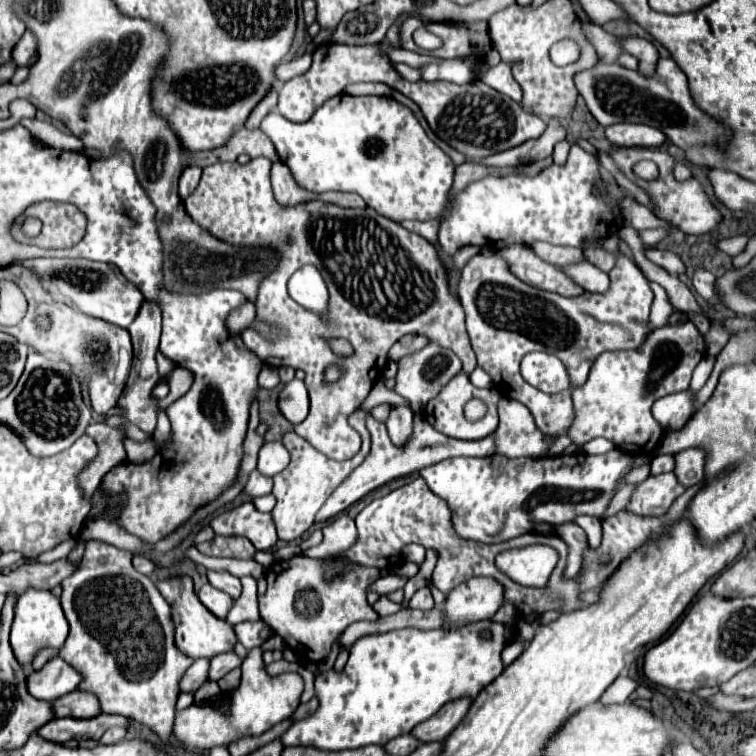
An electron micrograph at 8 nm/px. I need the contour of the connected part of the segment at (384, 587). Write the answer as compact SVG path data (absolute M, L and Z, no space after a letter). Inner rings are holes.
M388 574L384 578L380 578L378 582L374 582L372 590L378 594L390 594L394 590L404 588L404 584L408 582L408 576L398 576L398 574Z

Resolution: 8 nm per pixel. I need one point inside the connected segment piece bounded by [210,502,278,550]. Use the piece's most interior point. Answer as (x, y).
(246, 521)

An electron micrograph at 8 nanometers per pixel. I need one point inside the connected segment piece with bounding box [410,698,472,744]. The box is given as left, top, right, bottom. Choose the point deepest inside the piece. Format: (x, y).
(435, 729)

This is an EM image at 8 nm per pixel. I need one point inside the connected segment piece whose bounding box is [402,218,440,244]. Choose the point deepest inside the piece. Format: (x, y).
(429, 229)

